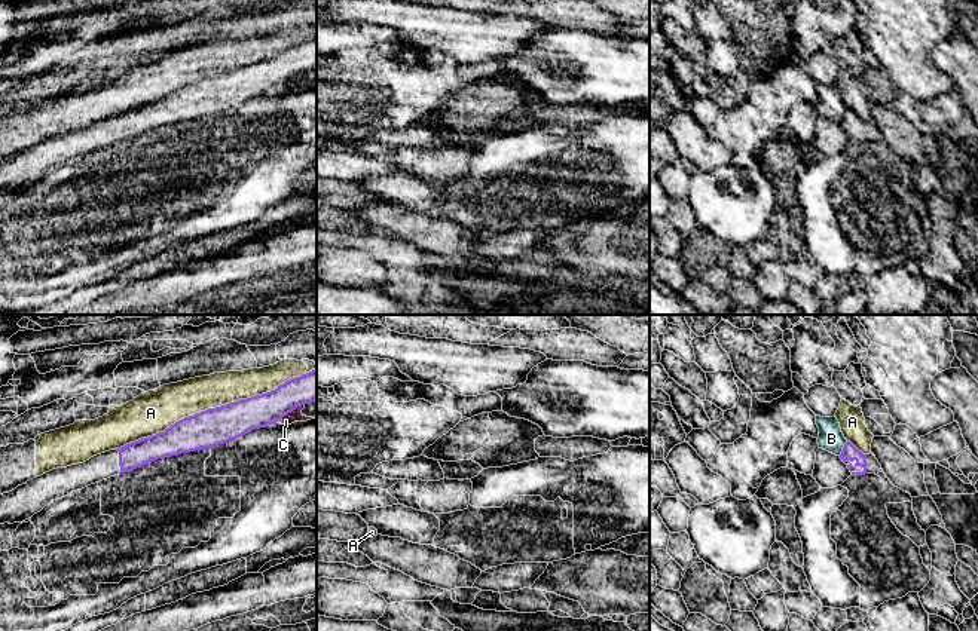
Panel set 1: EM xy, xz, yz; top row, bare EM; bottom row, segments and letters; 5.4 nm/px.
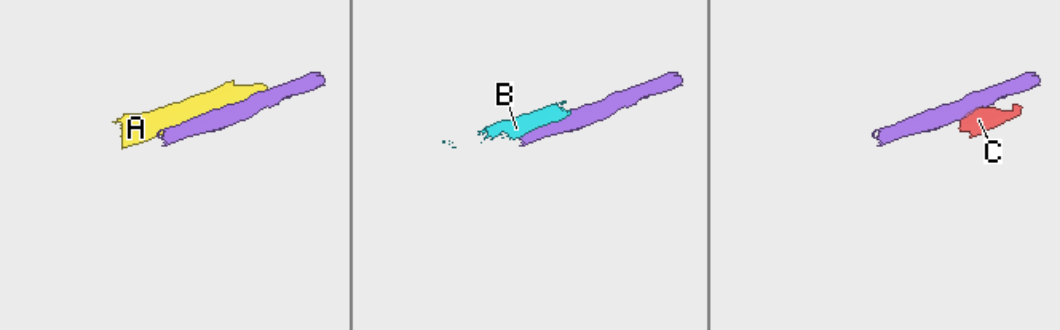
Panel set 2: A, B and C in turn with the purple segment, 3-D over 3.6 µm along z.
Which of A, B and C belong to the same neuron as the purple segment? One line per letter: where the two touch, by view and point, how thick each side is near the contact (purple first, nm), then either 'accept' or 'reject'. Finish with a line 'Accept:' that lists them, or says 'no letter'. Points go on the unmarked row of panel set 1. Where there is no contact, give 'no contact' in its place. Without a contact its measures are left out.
A: xy (202, 79) | 200/220 nm | reject
B: yz (843, 116) | 80/140 nm | reject
C: xy (289, 79) | 180/70 nm | reject
Accept: no letter

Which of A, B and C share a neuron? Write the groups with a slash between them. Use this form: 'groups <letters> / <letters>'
groups A / B / C

